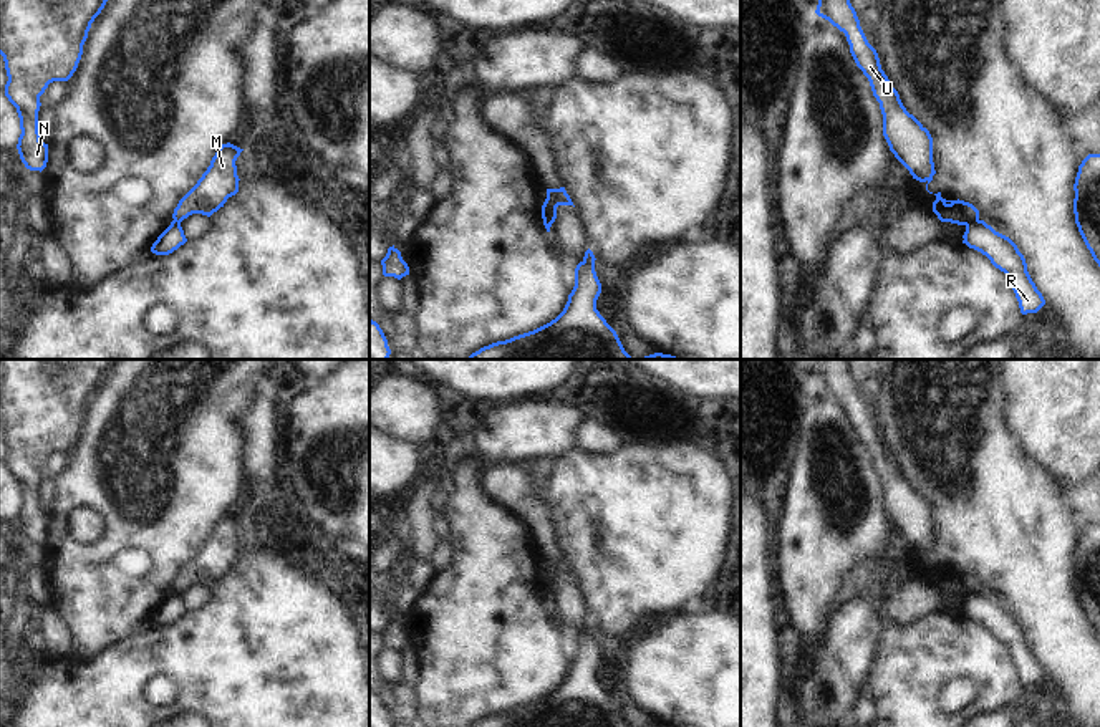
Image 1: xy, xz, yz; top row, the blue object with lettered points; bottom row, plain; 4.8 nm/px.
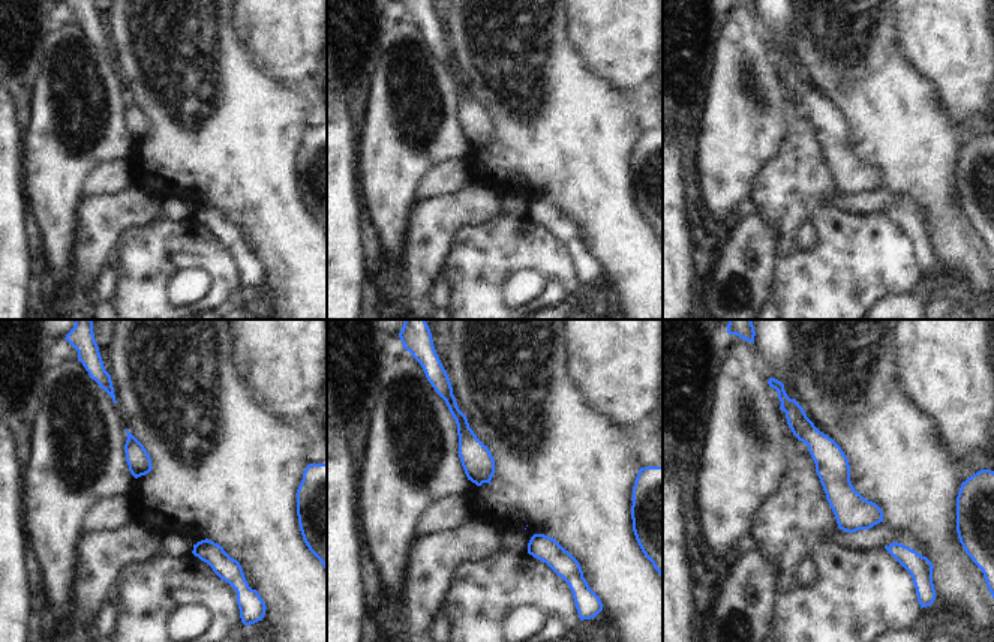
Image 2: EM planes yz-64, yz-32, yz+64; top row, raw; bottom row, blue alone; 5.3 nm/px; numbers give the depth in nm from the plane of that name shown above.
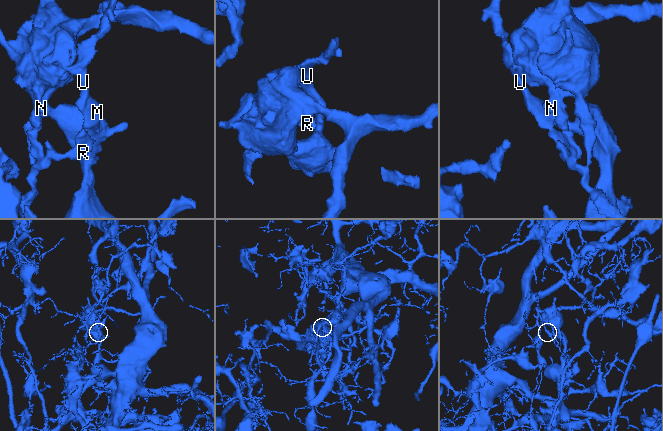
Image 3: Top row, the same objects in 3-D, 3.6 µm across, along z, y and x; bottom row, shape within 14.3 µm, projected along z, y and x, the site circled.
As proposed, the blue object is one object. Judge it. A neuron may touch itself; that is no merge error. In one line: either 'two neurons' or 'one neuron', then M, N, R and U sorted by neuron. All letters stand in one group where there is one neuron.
two neurons | M U / N R

